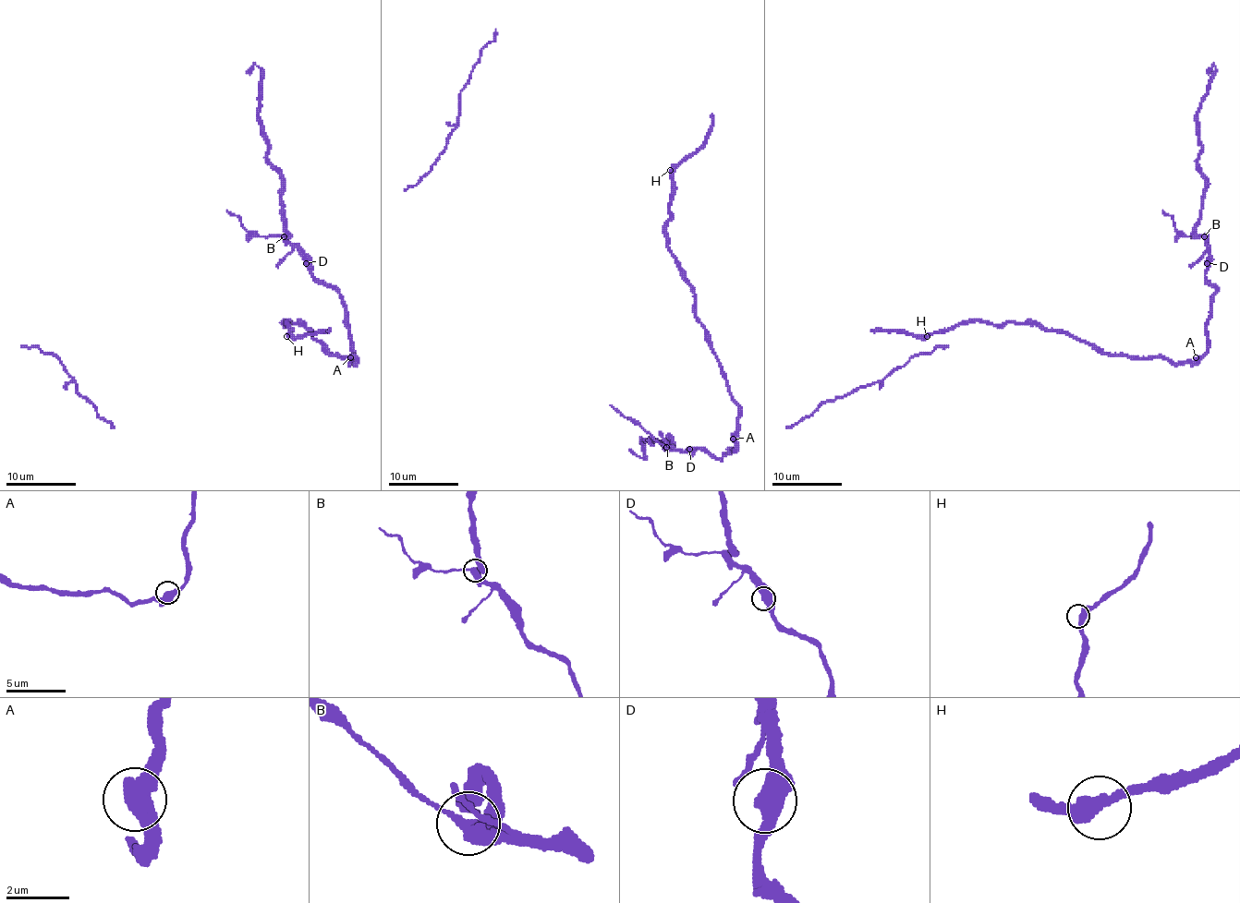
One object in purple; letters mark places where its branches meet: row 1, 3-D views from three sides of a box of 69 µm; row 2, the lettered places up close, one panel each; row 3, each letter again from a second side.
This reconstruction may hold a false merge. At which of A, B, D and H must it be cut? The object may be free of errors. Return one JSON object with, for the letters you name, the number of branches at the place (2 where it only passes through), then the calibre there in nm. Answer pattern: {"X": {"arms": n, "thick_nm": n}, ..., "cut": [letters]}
{"B": {"arms": 3, "thick_nm": 420}, "cut": ["B"]}

